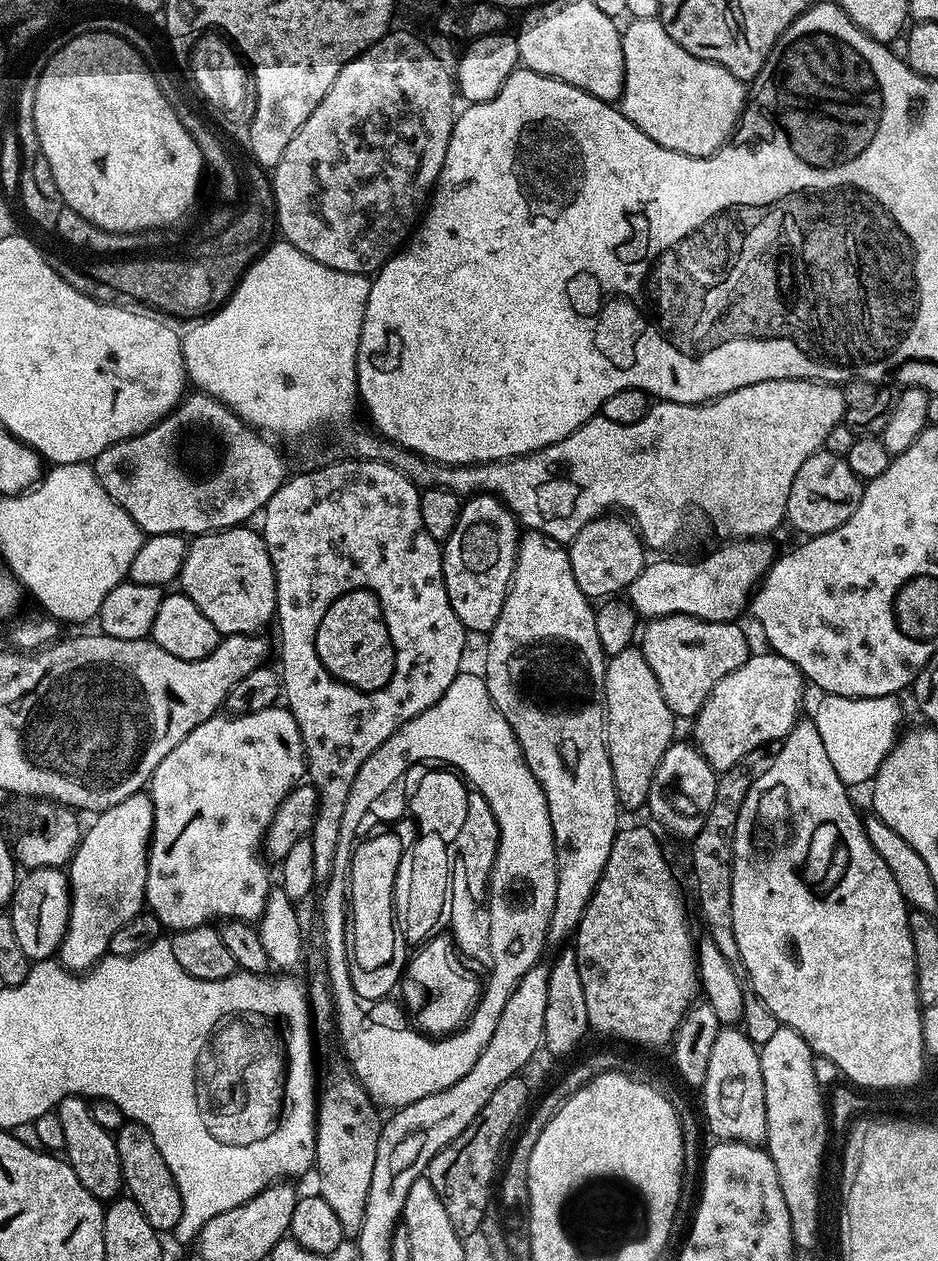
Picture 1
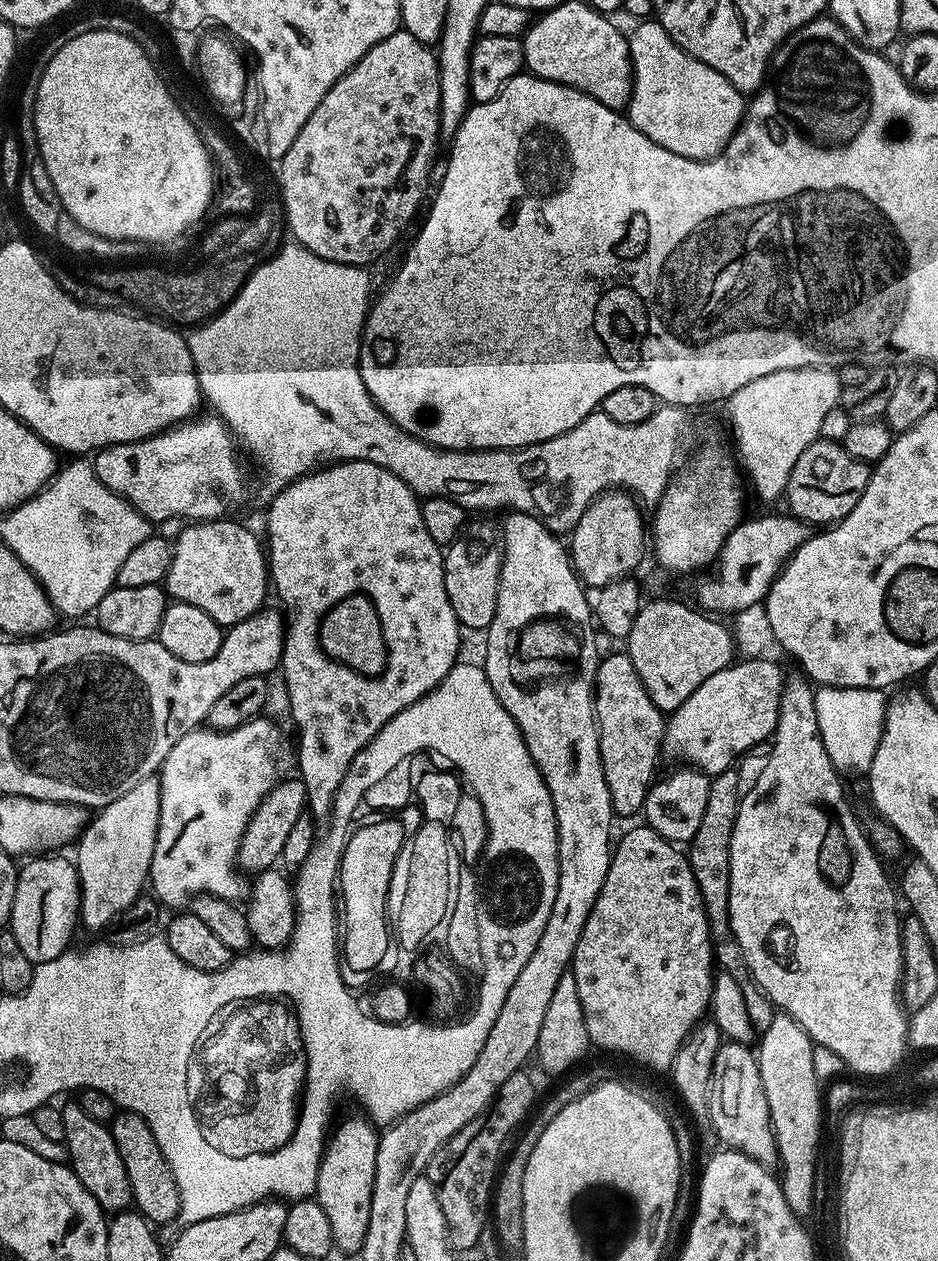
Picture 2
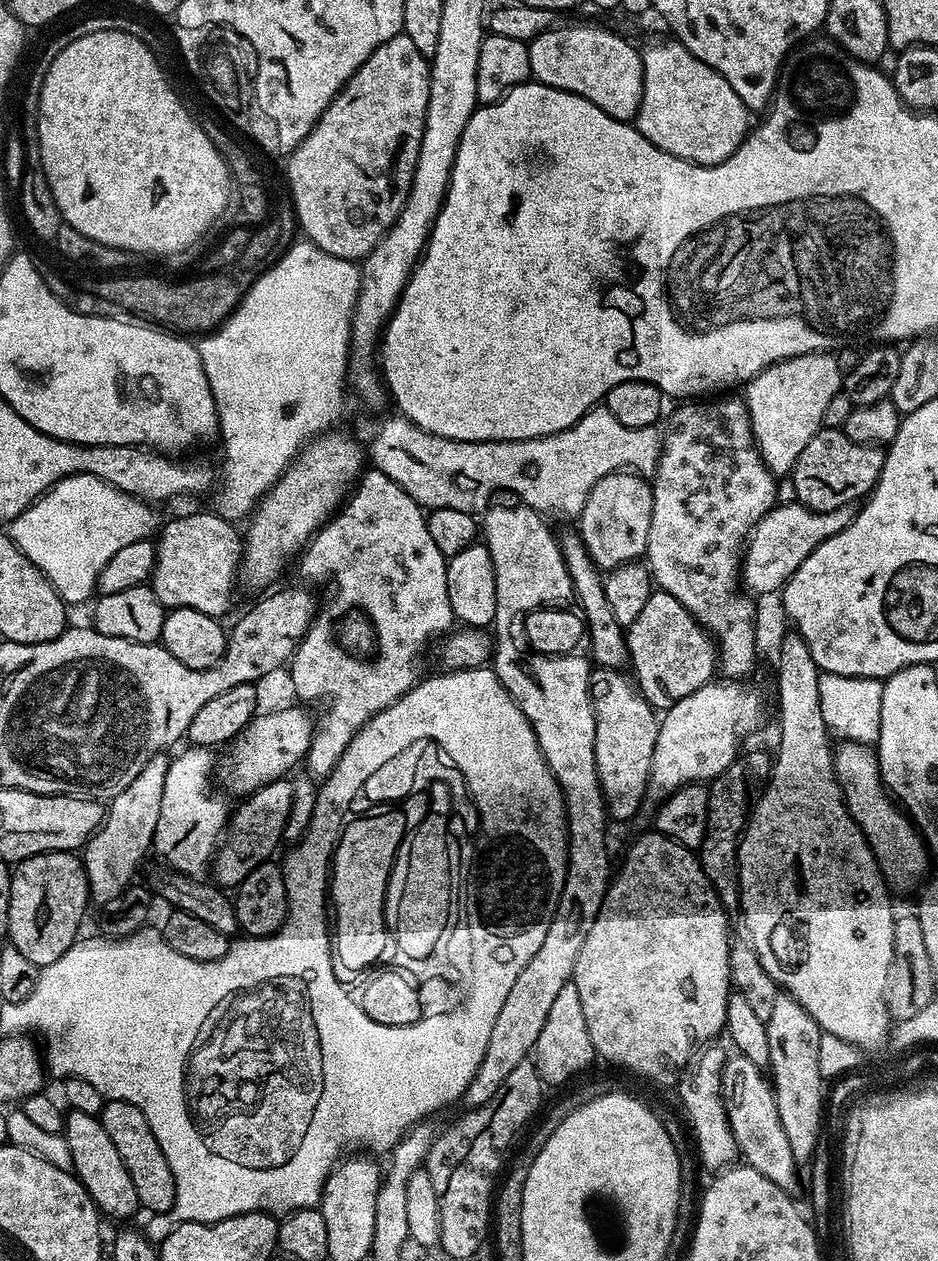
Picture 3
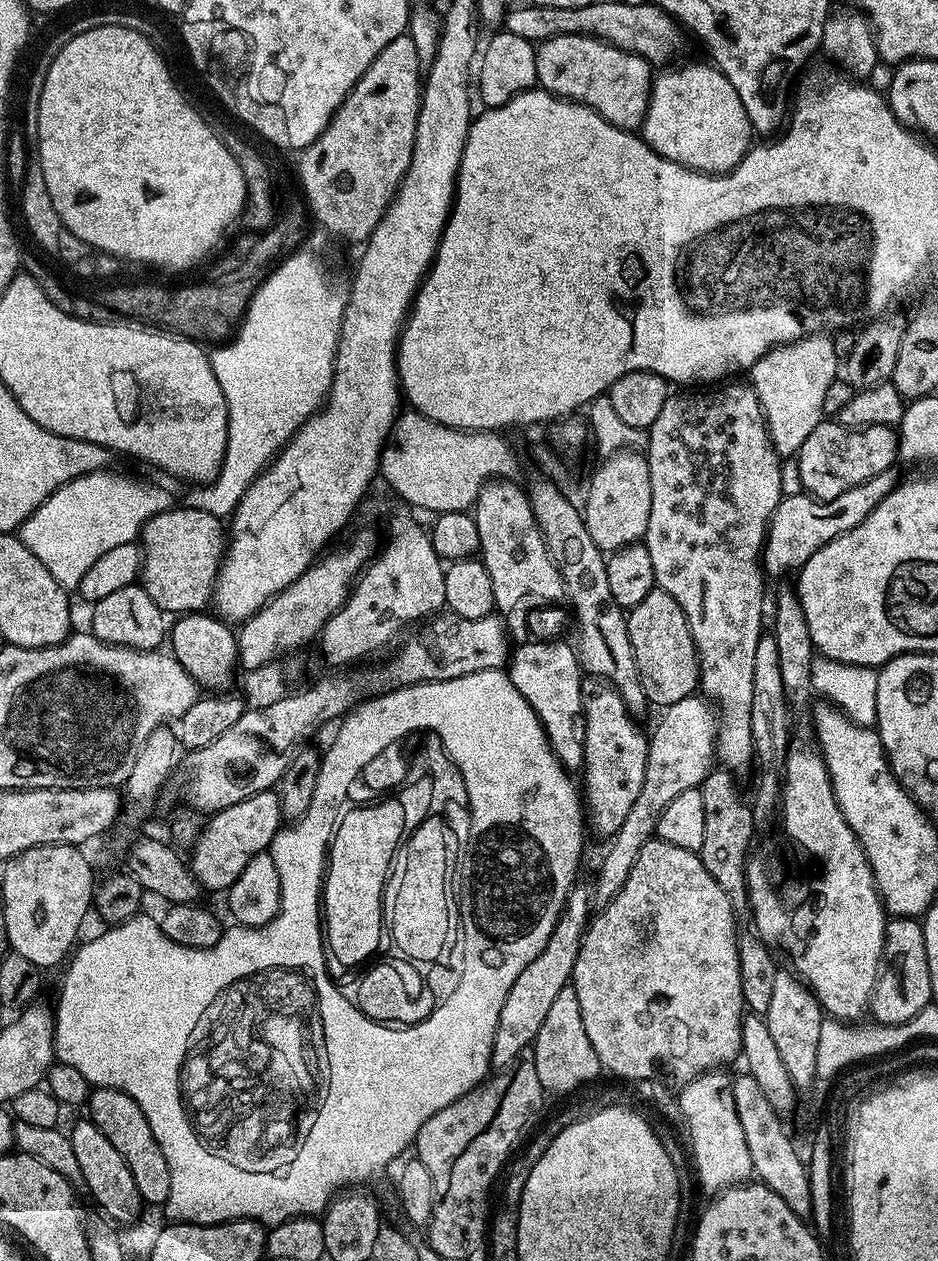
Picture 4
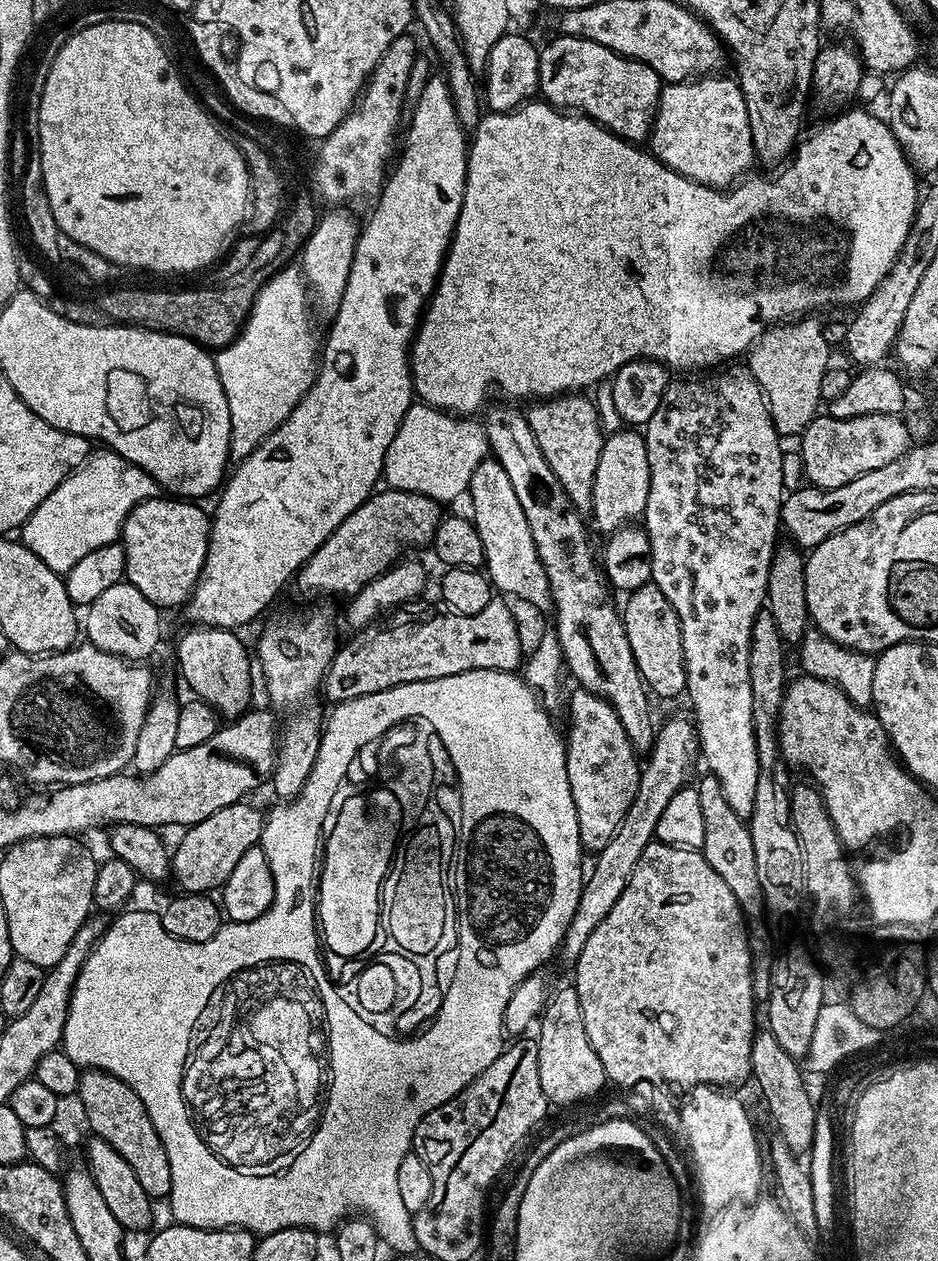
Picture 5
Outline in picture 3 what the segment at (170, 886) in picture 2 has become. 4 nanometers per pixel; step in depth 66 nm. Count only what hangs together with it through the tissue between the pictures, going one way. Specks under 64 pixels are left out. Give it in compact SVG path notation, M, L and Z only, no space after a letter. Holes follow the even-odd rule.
M195 746L185 747L185 752L180 752L171 757L166 774L166 790L162 790L162 810L158 814L158 826L152 839L152 848L173 872L181 872L184 876L203 877L209 871L213 863L213 857L217 853L218 841L229 822L230 807L223 791L214 787L214 756L207 748Z

